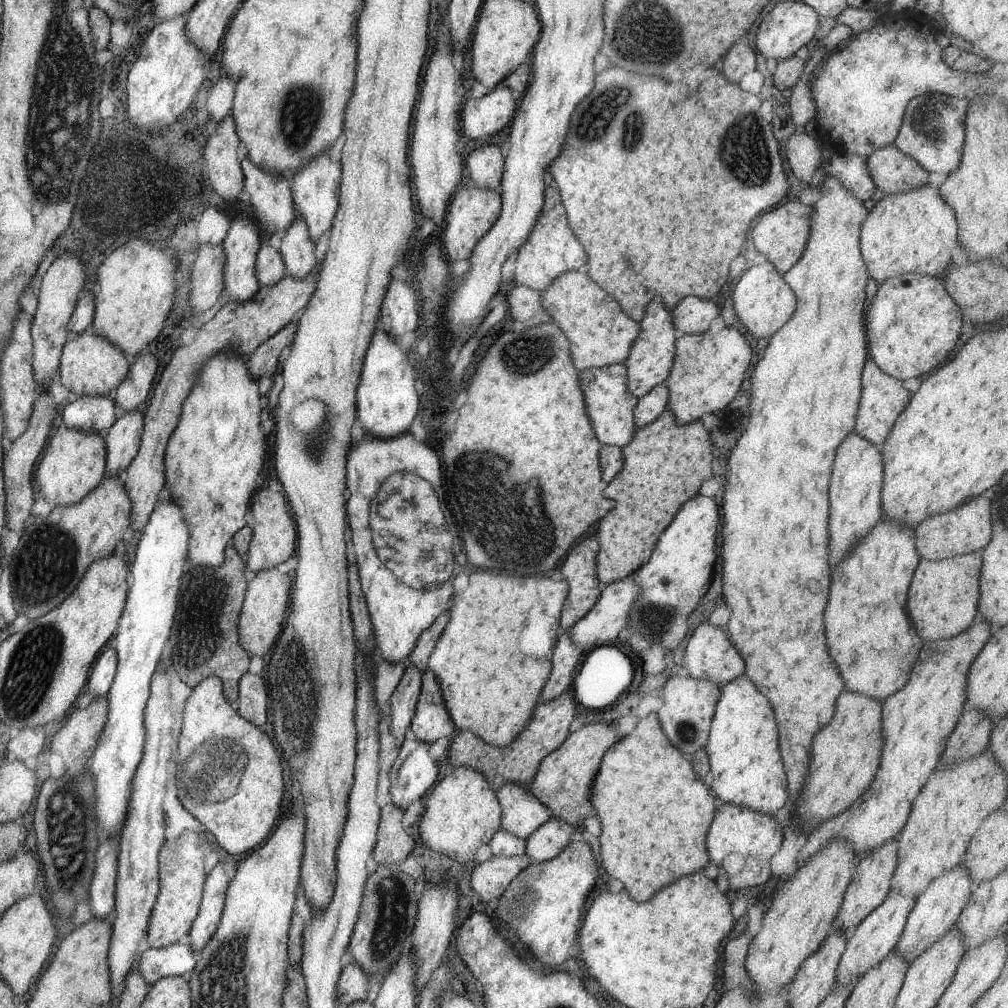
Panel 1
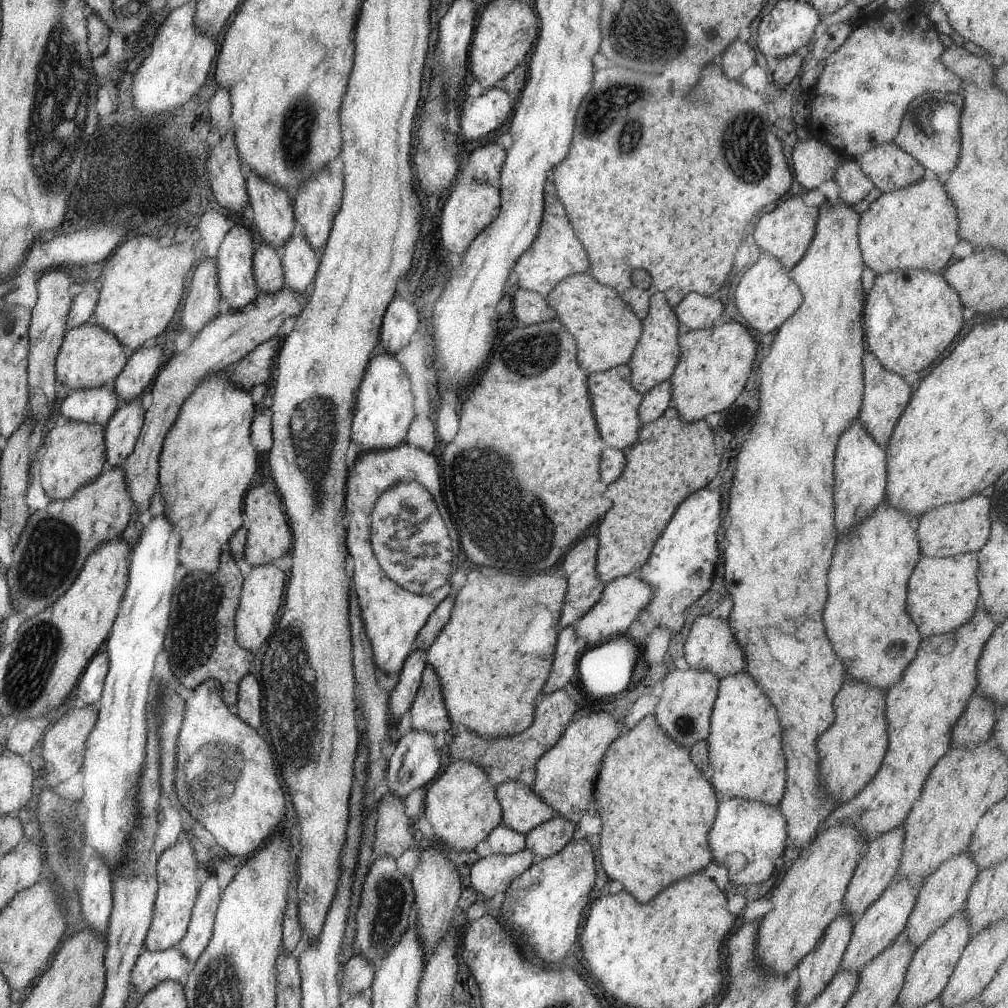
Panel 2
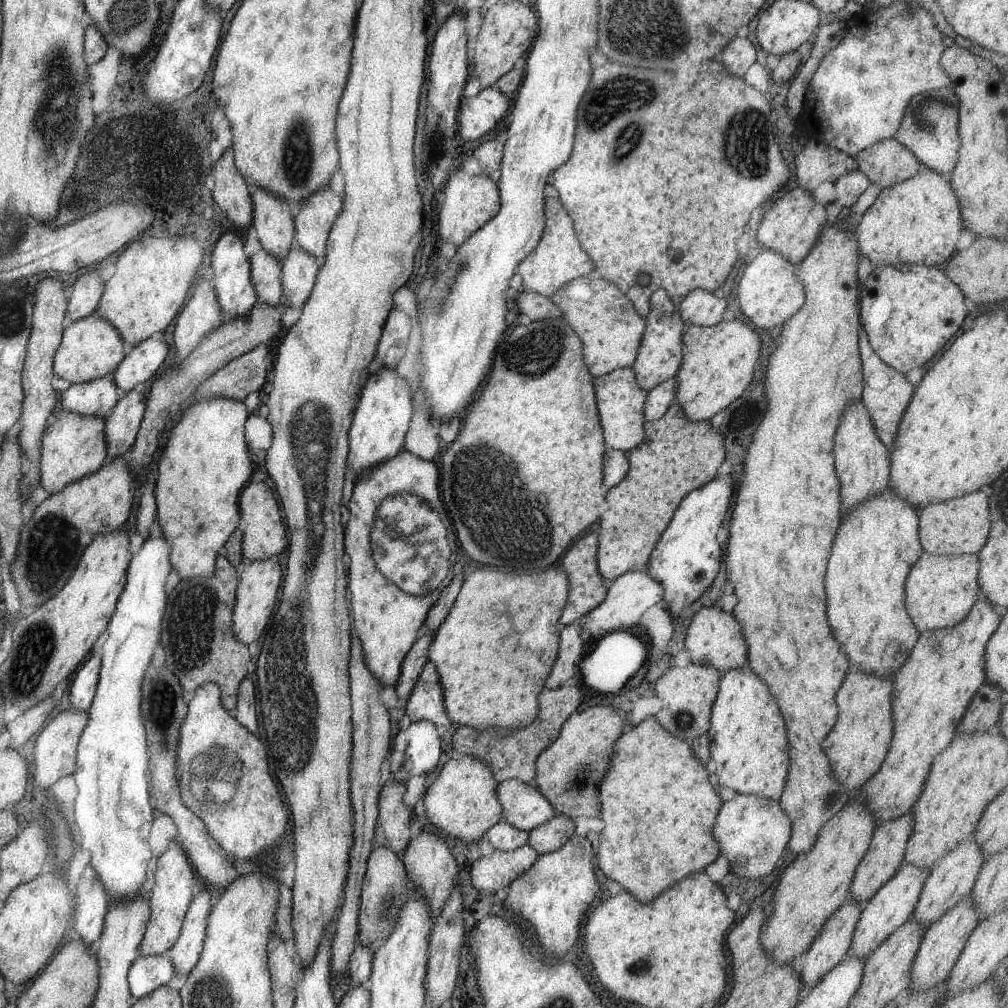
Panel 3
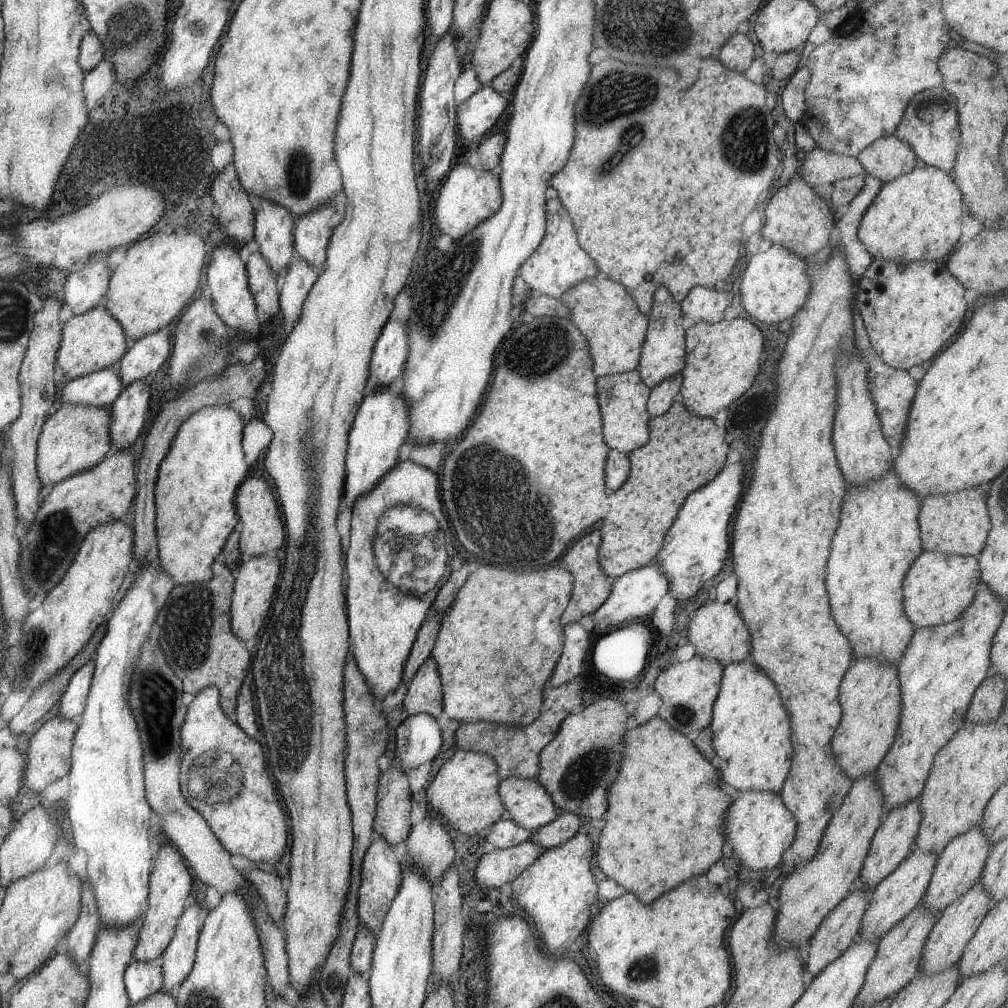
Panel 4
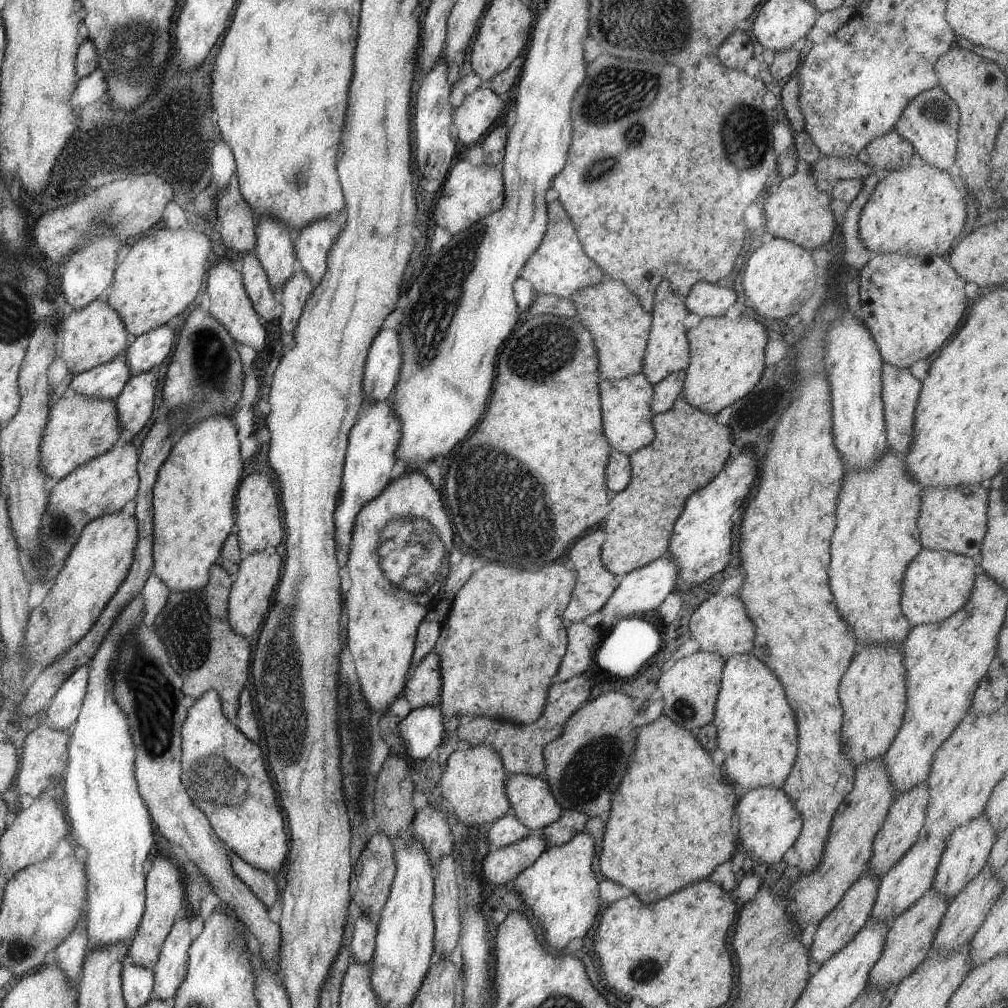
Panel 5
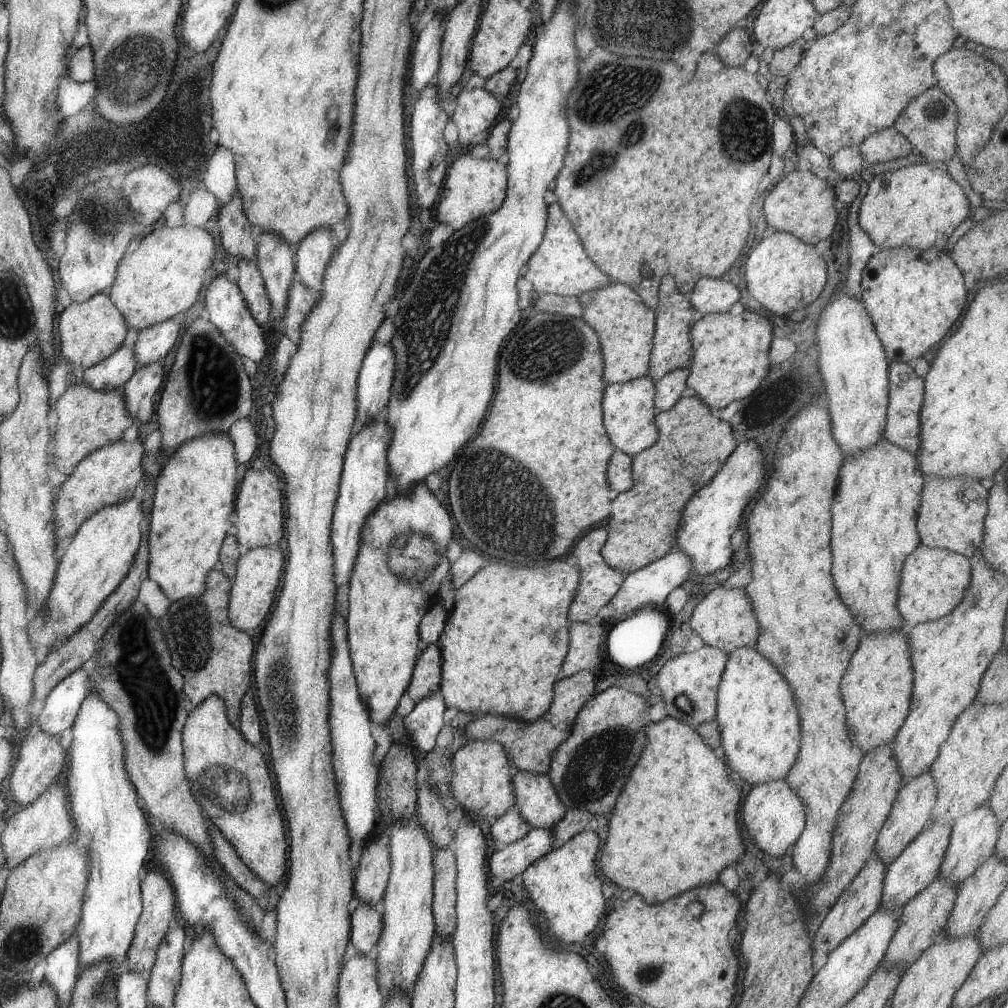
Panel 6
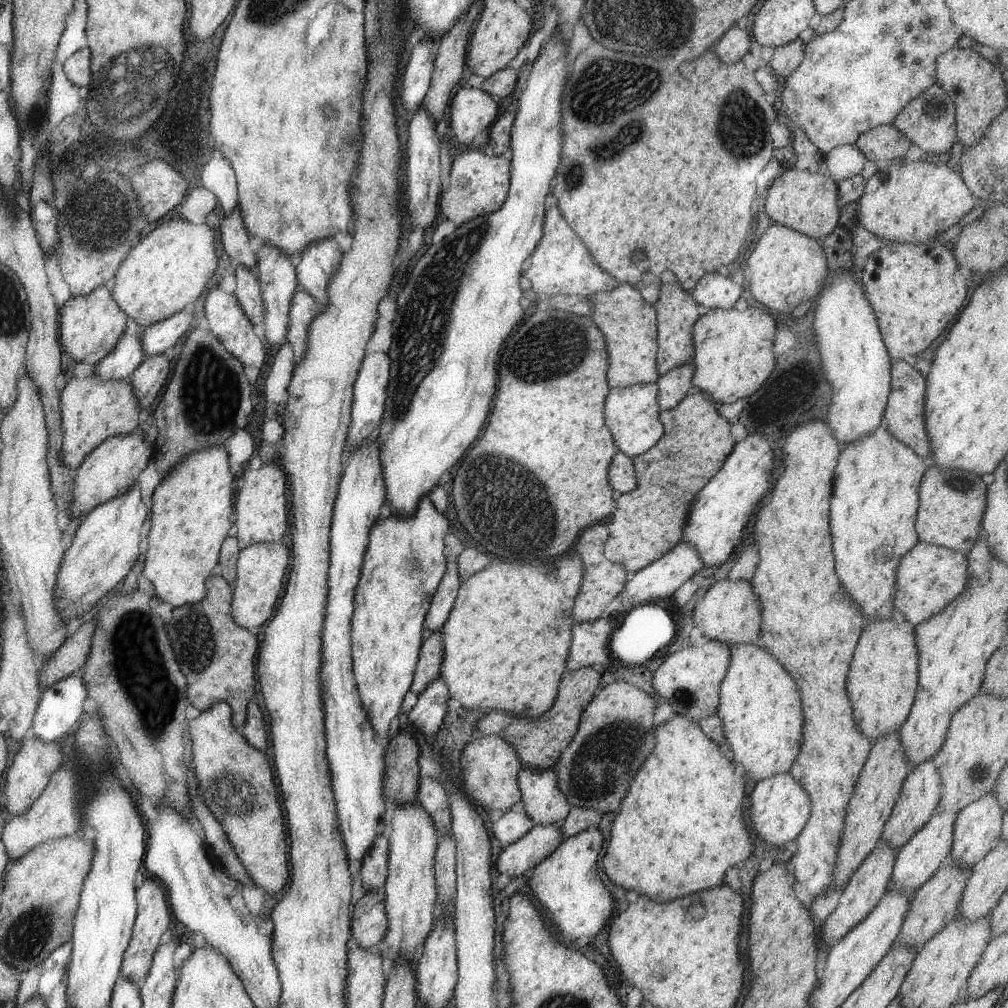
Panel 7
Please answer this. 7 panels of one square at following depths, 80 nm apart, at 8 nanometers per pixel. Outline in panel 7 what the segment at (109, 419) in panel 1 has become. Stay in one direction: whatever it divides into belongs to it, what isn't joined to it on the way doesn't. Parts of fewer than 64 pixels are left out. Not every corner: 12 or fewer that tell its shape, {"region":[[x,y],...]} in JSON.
{"region":[[141,333],[125,336],[94,367],[106,381],[128,381],[145,358]]}

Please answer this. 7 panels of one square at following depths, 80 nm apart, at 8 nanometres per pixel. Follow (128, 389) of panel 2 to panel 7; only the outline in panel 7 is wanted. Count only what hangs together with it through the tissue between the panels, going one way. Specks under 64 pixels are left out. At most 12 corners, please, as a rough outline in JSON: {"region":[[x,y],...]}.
{"region":[[183,312],[143,328],[145,356],[162,355],[190,330]]}

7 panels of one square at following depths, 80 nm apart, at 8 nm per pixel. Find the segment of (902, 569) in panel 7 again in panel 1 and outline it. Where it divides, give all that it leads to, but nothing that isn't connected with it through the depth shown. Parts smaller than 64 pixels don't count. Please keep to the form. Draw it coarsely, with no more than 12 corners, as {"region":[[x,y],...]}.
{"region":[[980,552],[920,559],[907,611],[923,642],[979,613]]}

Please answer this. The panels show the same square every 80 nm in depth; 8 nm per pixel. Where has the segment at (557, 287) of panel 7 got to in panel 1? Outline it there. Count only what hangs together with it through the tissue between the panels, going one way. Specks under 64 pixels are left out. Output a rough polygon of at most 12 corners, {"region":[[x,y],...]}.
{"region":[[556,187],[518,249],[514,283],[542,292],[584,270]]}

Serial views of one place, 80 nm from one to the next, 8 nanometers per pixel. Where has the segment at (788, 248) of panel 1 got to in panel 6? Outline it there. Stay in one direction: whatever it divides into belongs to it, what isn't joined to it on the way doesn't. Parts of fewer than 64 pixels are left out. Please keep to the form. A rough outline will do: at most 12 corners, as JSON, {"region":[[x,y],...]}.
{"region":[[796,169],[765,192],[768,226],[813,247],[838,222],[834,183]]}

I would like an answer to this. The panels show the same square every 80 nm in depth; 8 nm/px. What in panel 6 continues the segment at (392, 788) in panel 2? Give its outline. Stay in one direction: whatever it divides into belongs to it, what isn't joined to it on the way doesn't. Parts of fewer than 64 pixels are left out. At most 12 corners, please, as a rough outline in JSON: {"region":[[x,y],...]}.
{"region":[[442,690],[417,702],[403,727],[420,752],[436,746],[446,709]]}

